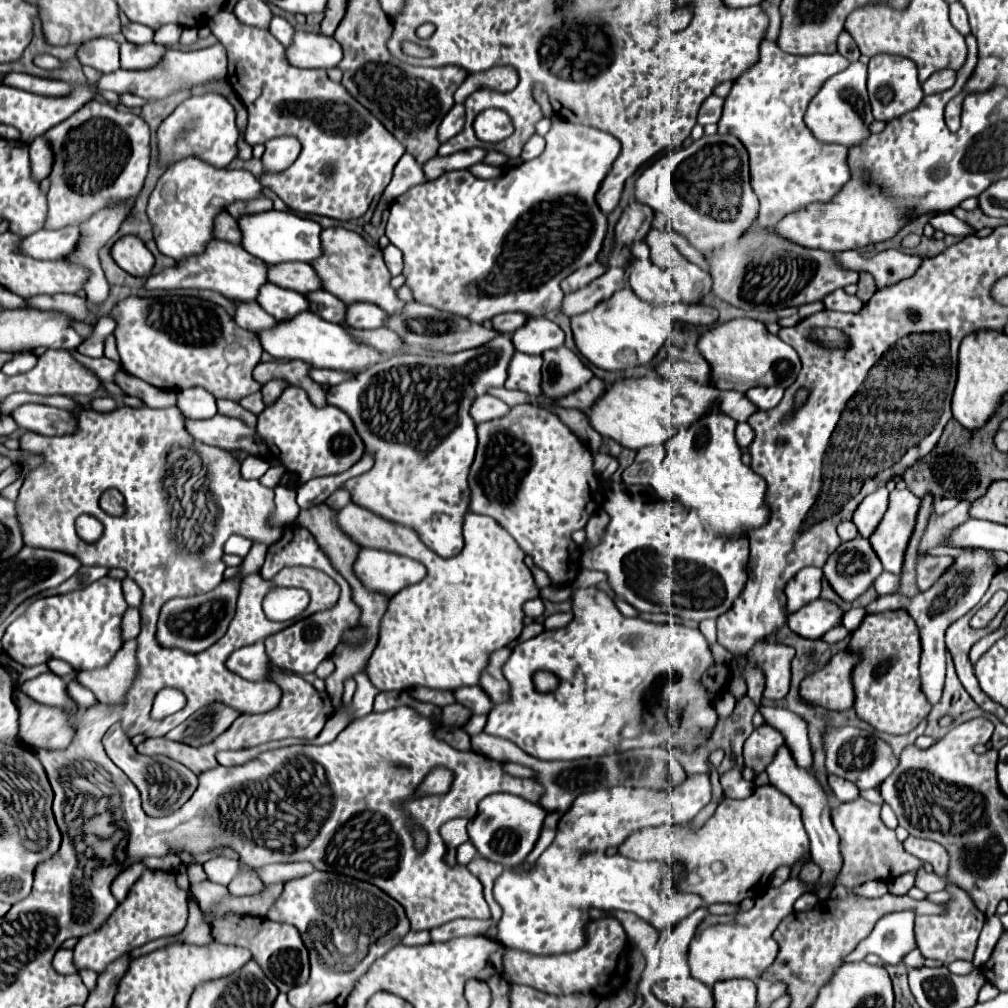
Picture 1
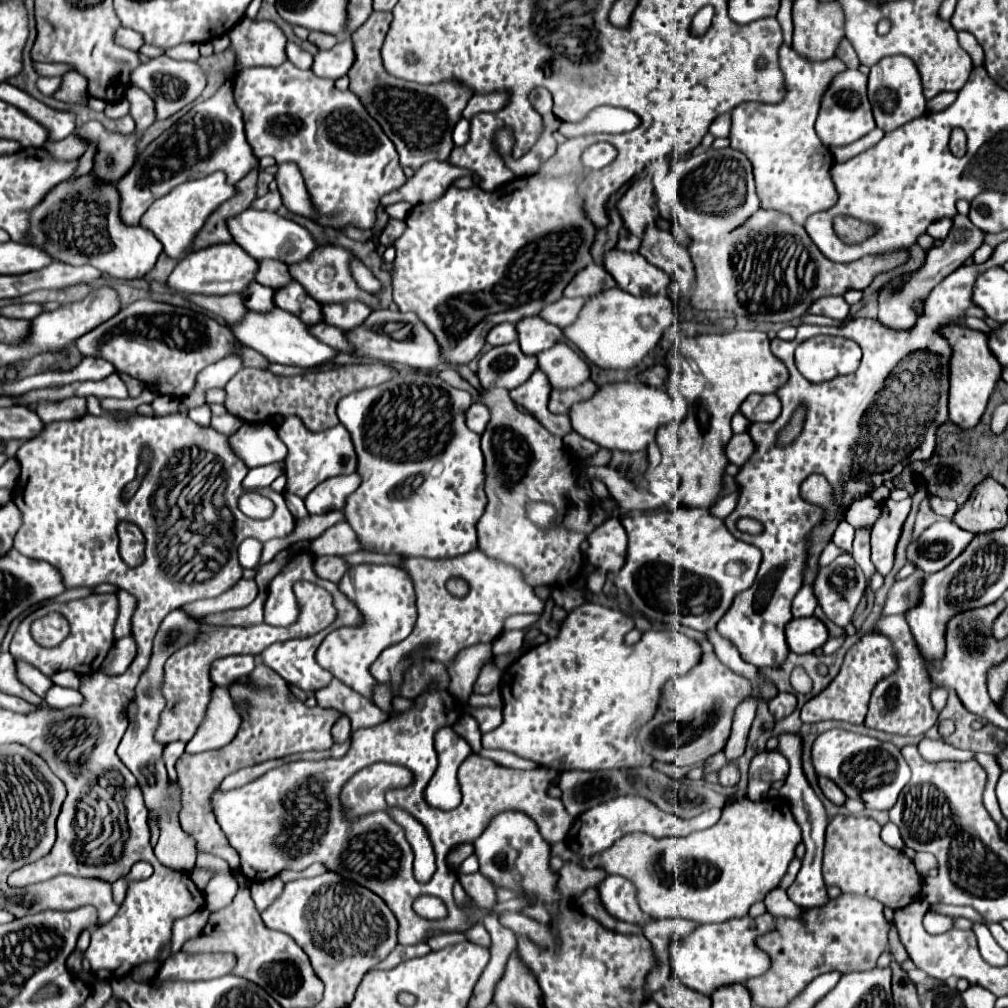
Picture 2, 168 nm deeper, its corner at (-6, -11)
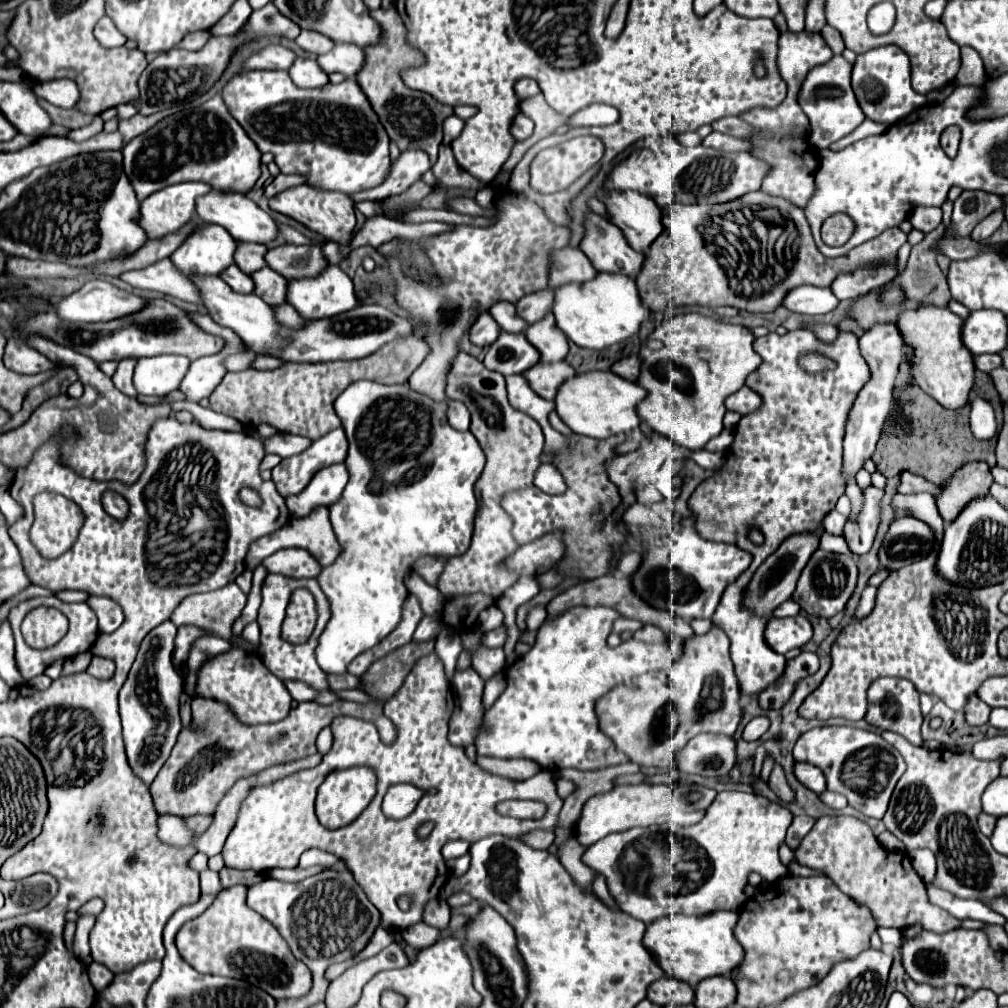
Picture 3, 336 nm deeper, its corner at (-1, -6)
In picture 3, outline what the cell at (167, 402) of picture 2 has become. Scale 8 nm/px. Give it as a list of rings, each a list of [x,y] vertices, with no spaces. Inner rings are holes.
[[[173,402],[171,408],[173,408],[173,412],[177,412],[177,410],[189,410],[203,428],[243,432],[243,424],[237,422],[235,418],[229,418],[227,414],[217,414],[211,408],[203,408],[199,404],[195,404],[195,402]]]

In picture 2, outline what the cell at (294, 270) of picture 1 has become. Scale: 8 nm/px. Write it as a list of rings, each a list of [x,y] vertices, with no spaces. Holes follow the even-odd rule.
[[[262,259],[262,261],[258,261],[258,271],[256,271],[254,279],[270,289],[278,289],[278,287],[290,283],[292,277],[288,273],[288,265],[274,261],[274,259]]]

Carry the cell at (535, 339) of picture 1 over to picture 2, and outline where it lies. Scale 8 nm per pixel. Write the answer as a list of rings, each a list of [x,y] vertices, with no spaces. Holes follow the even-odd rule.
[[[524,317],[516,323],[518,343],[526,355],[536,355],[542,349],[550,349],[550,345],[564,339],[562,331],[556,325],[542,321],[540,317]]]

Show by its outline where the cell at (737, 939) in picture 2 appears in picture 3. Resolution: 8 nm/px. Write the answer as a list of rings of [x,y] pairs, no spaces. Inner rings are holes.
[[[723,910],[697,918],[681,914],[665,916],[647,926],[643,944],[649,952],[653,952],[653,956],[657,958],[667,976],[685,980],[695,988],[701,980],[709,976],[729,974],[745,958],[745,950],[739,946],[733,934],[737,920],[739,920],[737,912],[723,912]]]

